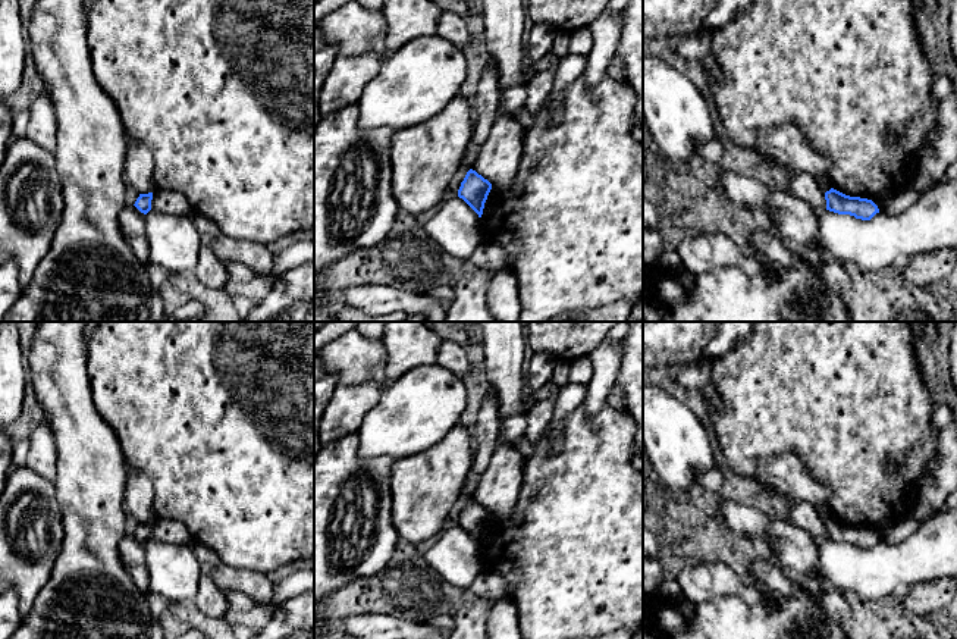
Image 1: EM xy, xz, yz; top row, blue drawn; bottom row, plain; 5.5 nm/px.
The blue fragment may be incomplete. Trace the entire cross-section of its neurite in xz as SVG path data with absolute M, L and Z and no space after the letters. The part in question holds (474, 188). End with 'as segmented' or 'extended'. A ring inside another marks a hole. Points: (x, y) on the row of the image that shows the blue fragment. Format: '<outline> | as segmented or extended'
M470 169L461 182L458 197L462 198L481 217L492 184Z | as segmented

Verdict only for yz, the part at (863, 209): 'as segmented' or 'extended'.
as segmented

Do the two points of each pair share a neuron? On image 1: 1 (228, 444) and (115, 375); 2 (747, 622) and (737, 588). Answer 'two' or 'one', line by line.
1: one
2: two

